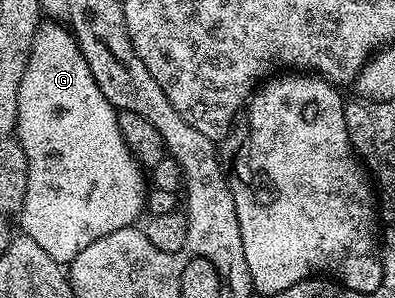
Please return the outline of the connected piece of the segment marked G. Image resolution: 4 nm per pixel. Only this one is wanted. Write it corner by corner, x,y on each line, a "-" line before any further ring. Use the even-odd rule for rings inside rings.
43,22
38,26
32,54
20,80
16,139
28,158
28,186
20,209
21,231
56,263
69,265
84,246
92,246
104,234
131,227
134,219
143,215
148,195
148,180
142,177
144,169
128,150
120,134
118,112
100,94
78,39
65,23

